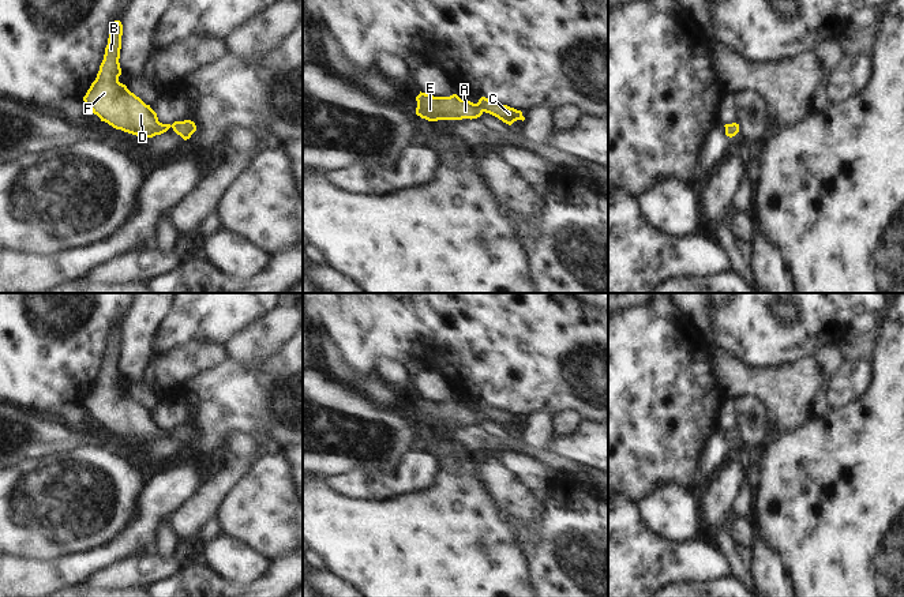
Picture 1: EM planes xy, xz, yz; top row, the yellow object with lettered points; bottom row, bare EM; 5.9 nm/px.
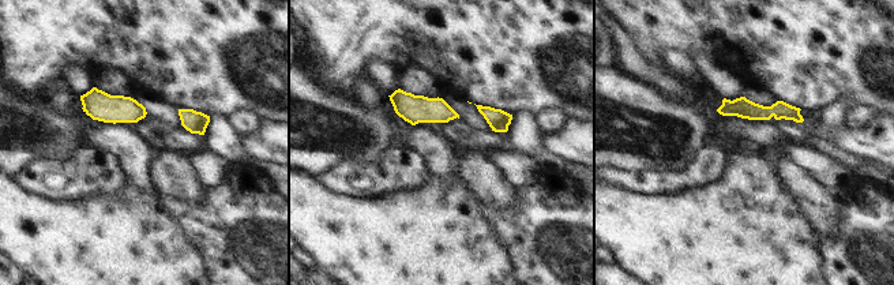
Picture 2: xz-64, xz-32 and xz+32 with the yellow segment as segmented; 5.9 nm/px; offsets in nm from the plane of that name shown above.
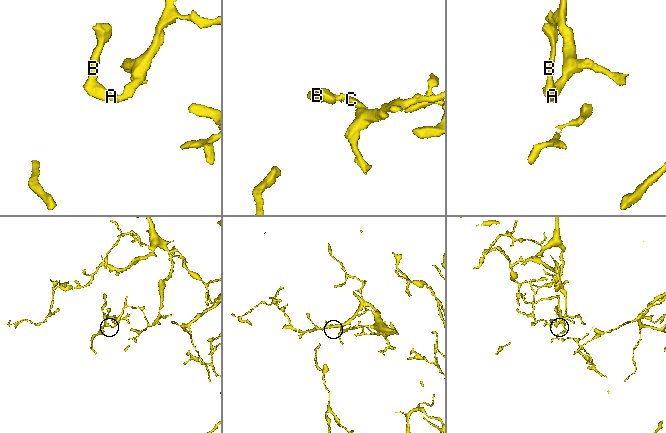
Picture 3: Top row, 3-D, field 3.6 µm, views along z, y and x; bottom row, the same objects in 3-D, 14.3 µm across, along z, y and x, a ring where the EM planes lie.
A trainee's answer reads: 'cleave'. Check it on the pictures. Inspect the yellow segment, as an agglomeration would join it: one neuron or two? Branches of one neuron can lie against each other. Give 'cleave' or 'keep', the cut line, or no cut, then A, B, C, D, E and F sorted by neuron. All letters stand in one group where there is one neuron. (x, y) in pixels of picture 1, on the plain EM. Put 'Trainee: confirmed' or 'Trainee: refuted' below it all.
keep; cut none; groups A B C D E F
Trainee: refuted

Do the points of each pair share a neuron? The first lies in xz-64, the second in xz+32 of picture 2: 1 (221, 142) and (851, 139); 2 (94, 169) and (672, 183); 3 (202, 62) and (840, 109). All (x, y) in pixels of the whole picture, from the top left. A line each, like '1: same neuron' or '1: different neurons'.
1: different neurons
2: same neuron
3: different neurons

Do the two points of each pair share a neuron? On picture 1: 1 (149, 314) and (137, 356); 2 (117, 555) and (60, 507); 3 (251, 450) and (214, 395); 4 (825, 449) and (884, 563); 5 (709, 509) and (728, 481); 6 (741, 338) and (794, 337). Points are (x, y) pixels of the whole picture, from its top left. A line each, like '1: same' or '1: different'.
1: same
2: different
3: different
4: same
5: same
6: same

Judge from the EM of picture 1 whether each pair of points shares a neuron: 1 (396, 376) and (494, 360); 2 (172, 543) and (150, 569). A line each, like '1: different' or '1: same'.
1: different
2: different

